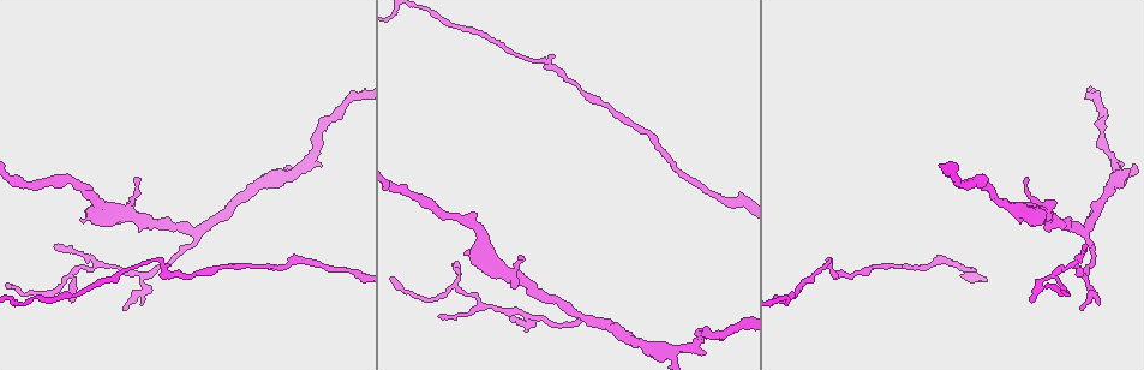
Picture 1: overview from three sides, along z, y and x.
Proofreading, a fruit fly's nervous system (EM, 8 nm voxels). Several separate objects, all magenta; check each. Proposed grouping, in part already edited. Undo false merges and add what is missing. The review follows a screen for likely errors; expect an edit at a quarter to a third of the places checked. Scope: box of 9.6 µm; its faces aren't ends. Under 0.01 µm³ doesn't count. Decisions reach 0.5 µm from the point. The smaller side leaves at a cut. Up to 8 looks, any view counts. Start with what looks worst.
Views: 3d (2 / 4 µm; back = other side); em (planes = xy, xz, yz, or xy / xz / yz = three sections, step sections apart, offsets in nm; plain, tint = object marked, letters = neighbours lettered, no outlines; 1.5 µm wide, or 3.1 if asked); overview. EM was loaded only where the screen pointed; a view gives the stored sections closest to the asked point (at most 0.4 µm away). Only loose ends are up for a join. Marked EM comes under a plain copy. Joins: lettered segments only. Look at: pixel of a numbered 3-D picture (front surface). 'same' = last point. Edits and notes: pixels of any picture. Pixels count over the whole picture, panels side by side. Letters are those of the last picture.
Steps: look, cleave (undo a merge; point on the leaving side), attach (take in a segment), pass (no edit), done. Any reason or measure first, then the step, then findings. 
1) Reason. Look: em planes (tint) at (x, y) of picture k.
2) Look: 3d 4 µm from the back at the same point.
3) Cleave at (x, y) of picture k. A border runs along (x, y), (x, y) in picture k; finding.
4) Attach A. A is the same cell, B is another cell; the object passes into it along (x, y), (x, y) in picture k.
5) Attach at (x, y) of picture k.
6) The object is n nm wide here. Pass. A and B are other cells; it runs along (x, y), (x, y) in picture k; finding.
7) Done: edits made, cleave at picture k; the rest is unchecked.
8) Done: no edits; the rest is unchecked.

An open end. Look: 3d 2 µm from the back at (521, 259) of picture 1.

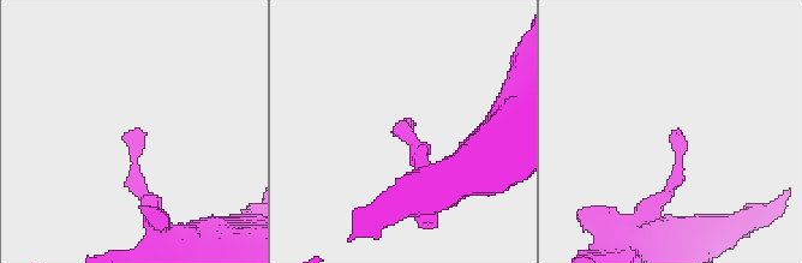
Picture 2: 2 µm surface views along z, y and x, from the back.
Look: em yz step 8 (tint) at (410, 123) of picture 2.

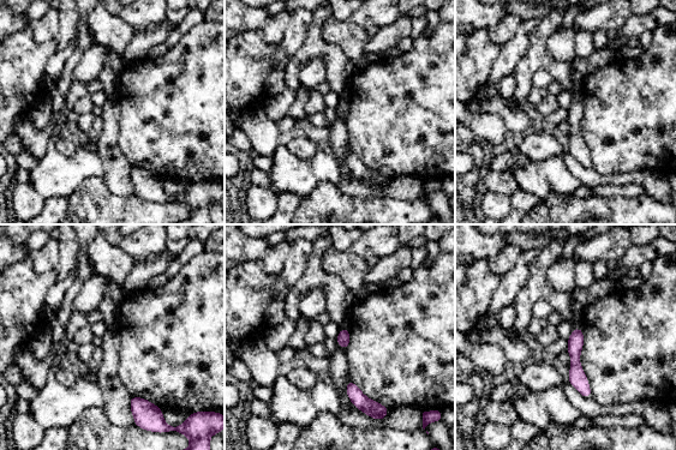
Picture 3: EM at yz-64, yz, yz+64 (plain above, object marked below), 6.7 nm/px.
Cut it another way. Look: em planes (letters) at the same point.

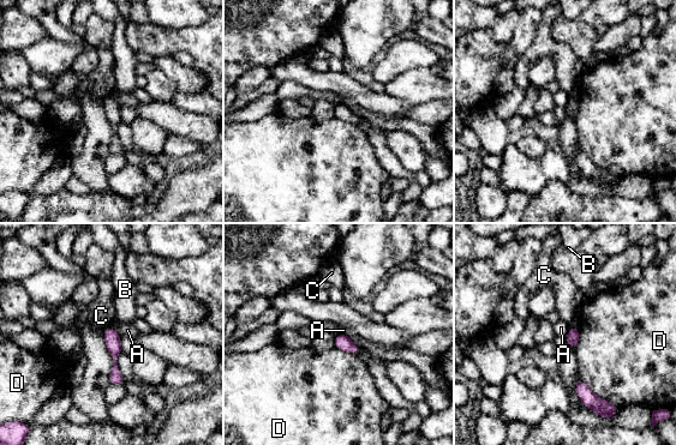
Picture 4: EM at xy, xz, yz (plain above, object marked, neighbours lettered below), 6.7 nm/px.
The object is 90 nm wide here. Pass. A, B, C and D are other cells; a border runs along (335, 334), (345, 334), (350, 338) in picture 4; none of them fits.

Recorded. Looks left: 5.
Branch stops here. Look: em planes (tint) at (124, 308) of picture 1.

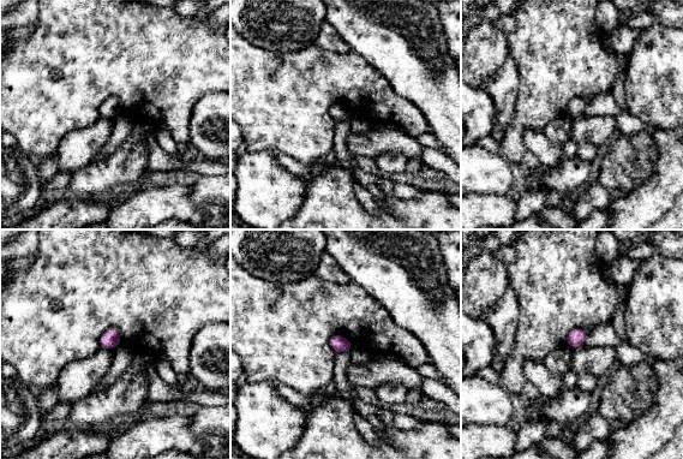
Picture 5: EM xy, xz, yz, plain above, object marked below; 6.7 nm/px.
Look: em planes (letters) at the same point.

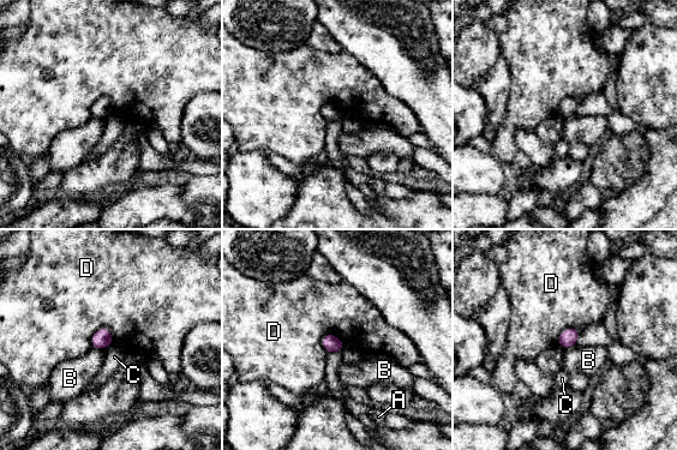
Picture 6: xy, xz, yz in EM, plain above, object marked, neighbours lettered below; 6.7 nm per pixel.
The object is 120 nm wide here. Pass. A, B, C and D are other cells; a border runs along (108, 328), (95, 332), (91, 347) in picture 6; none of them fits.

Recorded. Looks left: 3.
A narrow waist. Look: 3d 2 µm at (613, 109) of picture 1.

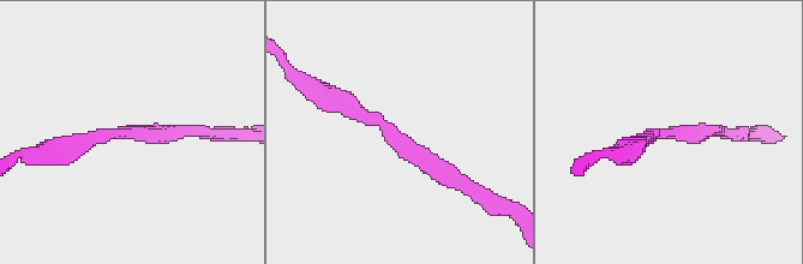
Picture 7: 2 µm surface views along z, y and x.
Look: em planes (letters) at (123, 135) of picture 7.

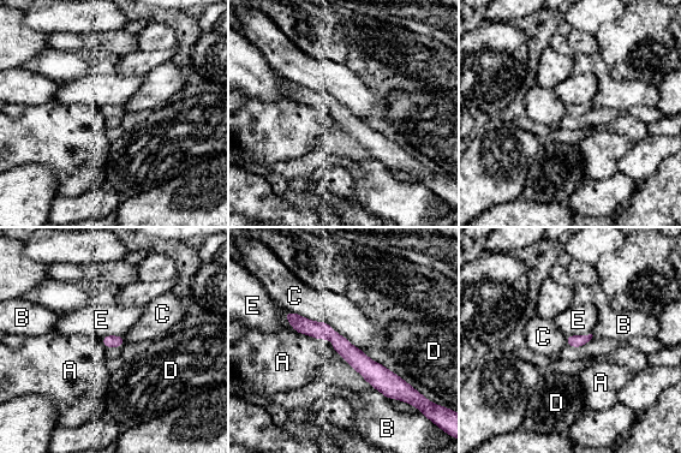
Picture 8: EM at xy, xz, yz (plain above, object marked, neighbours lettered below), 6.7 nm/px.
The object is 80 nm wide here. Pass. A, B, C, D and E are other cells; a border runs along (591, 333), (569, 334), (567, 337) in picture 8; all the same neuron.

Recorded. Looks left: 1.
Done: no edits; the rest is unchecked.

